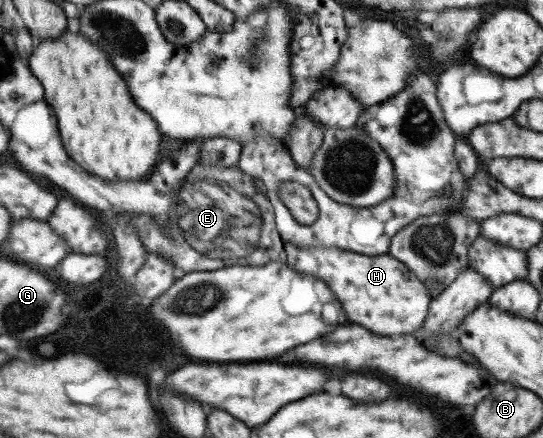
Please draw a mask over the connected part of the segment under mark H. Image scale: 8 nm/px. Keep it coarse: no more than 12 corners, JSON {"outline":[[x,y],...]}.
{"outline":[[283,242],[348,321],[378,335],[422,327],[425,285],[392,256]]}

